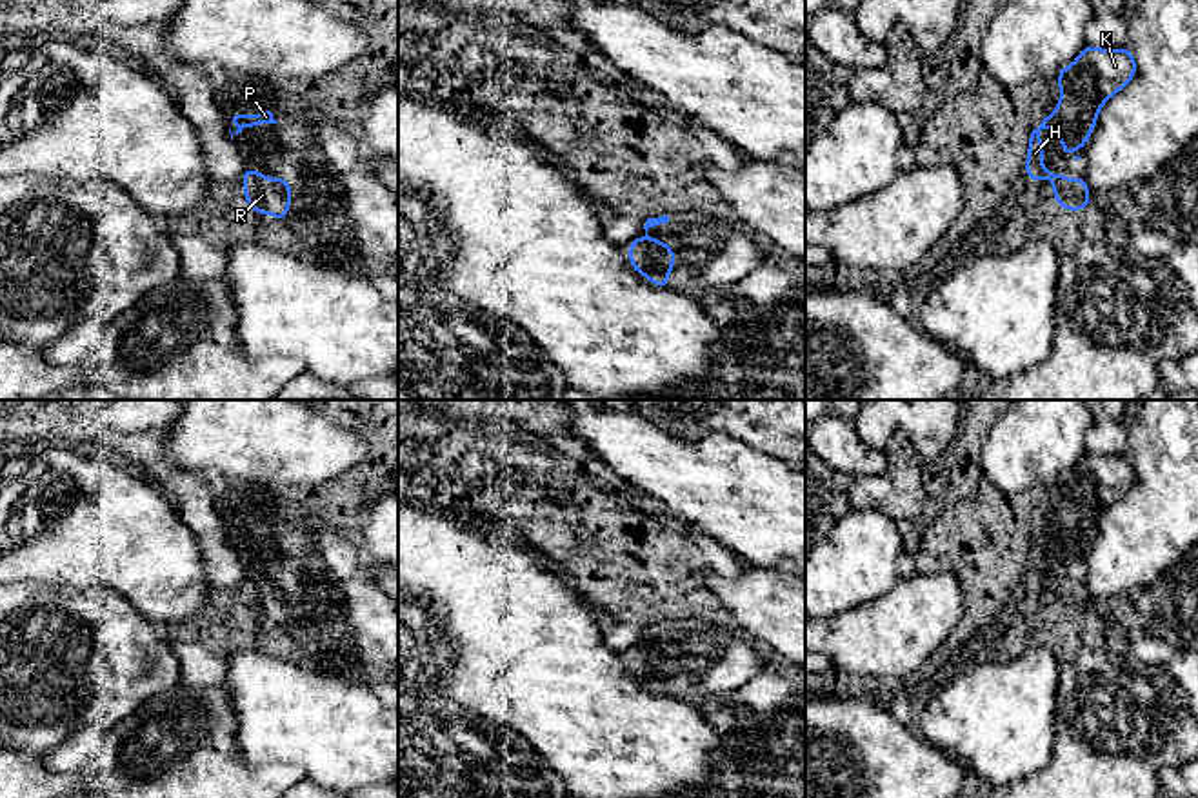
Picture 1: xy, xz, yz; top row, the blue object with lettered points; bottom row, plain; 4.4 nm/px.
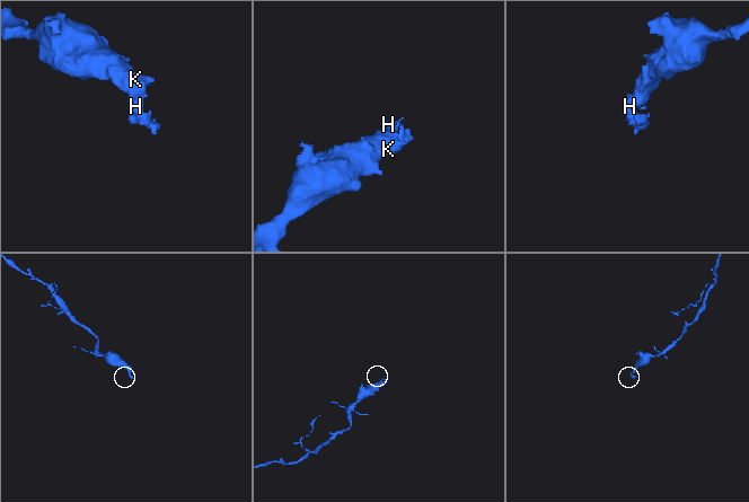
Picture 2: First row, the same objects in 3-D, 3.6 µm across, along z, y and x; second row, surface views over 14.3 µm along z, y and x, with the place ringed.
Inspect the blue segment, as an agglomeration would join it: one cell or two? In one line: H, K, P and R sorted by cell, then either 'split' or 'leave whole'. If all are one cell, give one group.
H K P R; leave whole

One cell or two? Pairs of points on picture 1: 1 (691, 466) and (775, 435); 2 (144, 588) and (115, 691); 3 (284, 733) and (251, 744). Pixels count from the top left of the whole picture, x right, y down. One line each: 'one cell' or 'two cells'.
1: two cells
2: two cells
3: one cell

